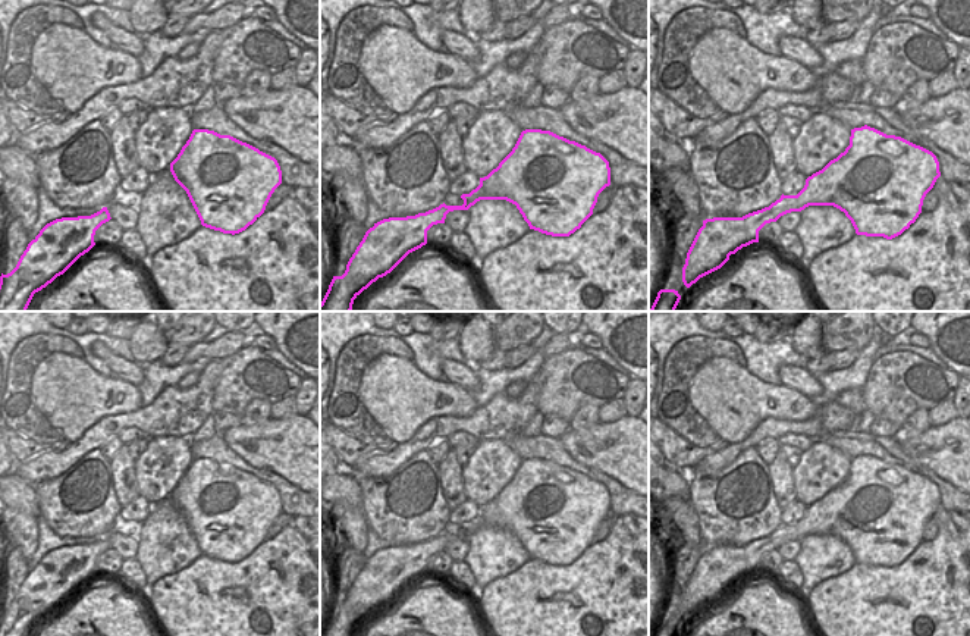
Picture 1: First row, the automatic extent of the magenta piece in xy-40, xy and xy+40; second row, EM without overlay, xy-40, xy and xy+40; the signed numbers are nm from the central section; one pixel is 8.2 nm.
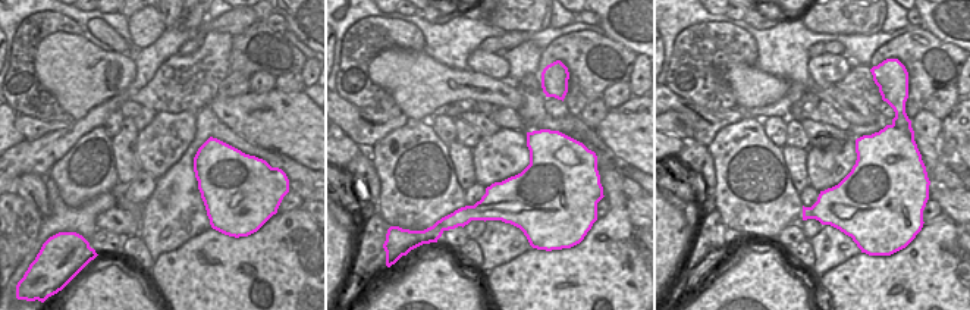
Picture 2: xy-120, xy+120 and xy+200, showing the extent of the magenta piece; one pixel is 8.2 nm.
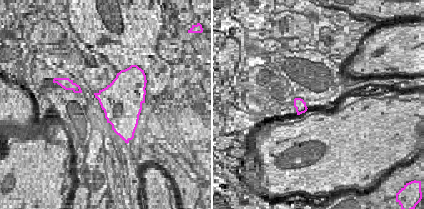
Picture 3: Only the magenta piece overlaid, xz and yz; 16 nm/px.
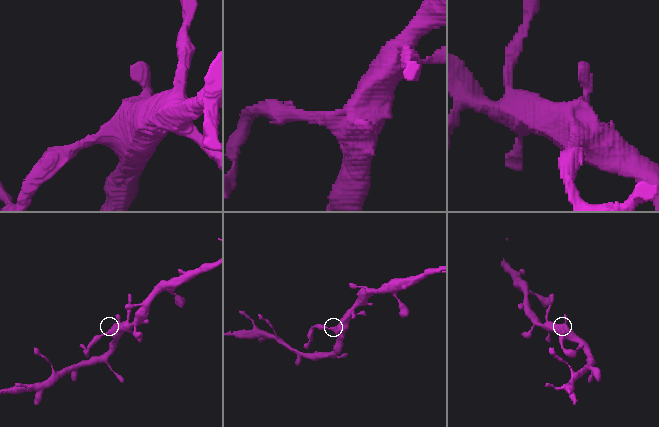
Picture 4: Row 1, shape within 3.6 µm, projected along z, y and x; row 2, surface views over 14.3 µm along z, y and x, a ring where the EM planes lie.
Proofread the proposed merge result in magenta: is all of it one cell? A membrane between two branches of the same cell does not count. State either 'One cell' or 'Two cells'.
Two cells

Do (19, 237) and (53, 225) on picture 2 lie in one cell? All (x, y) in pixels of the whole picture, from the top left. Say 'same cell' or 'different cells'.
different cells

